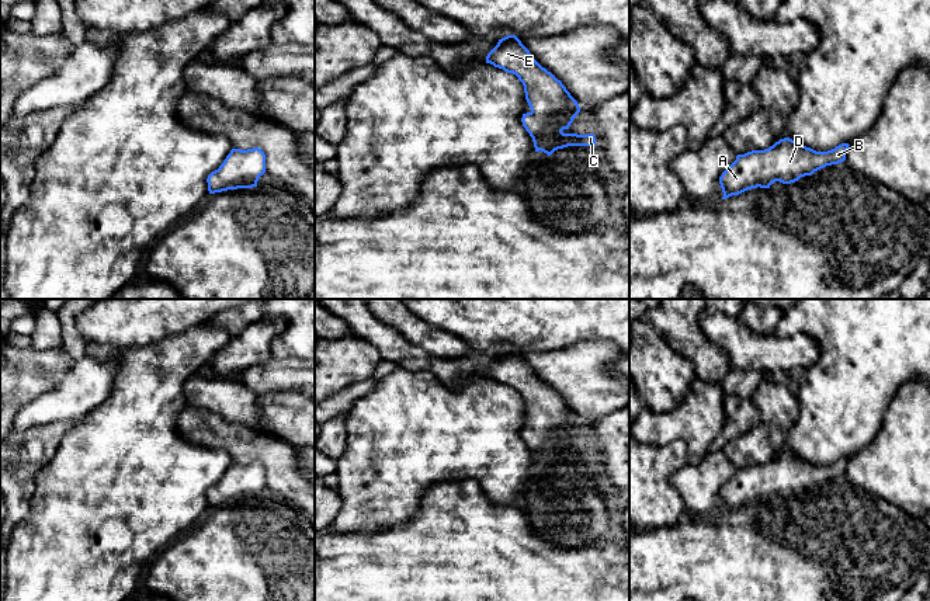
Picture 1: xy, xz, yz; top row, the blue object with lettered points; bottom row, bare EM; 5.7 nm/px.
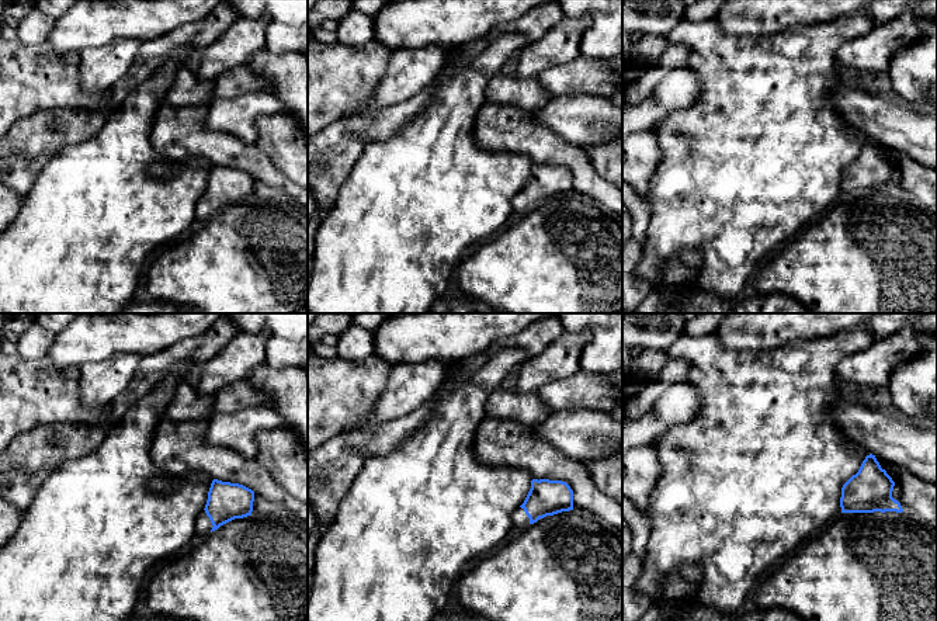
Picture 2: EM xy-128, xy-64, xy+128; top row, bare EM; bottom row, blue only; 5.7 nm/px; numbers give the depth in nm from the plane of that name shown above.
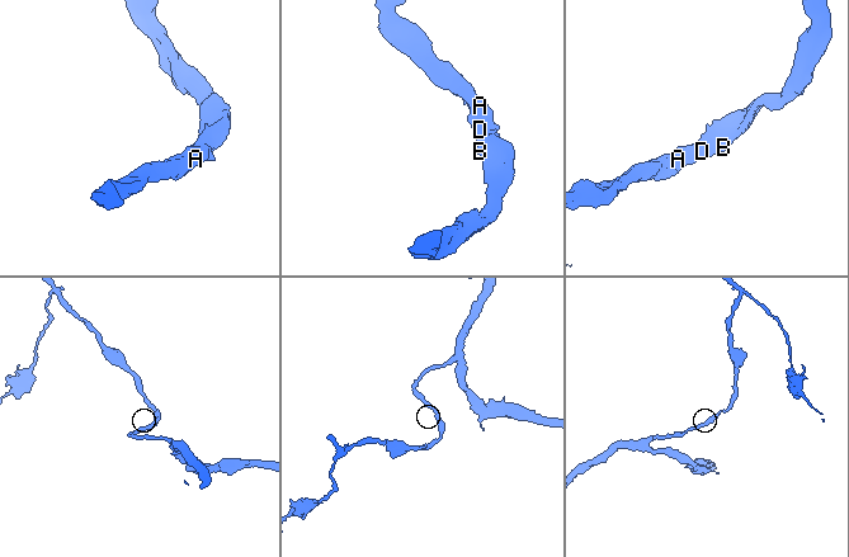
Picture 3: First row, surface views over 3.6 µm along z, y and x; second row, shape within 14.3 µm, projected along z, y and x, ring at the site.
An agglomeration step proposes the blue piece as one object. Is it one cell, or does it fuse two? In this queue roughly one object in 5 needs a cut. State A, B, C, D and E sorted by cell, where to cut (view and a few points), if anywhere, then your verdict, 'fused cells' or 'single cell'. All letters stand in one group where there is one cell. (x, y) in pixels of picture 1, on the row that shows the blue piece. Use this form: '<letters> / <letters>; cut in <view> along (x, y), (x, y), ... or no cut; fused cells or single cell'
A B C D E; no cut; single cell

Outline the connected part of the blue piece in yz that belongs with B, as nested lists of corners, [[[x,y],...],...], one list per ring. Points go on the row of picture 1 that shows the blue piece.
[[[784,138],[768,149],[738,154],[719,177],[722,199],[757,187],[770,188],[775,181],[791,184],[826,166],[839,164],[846,160],[849,146],[841,143],[832,150],[816,152]]]

